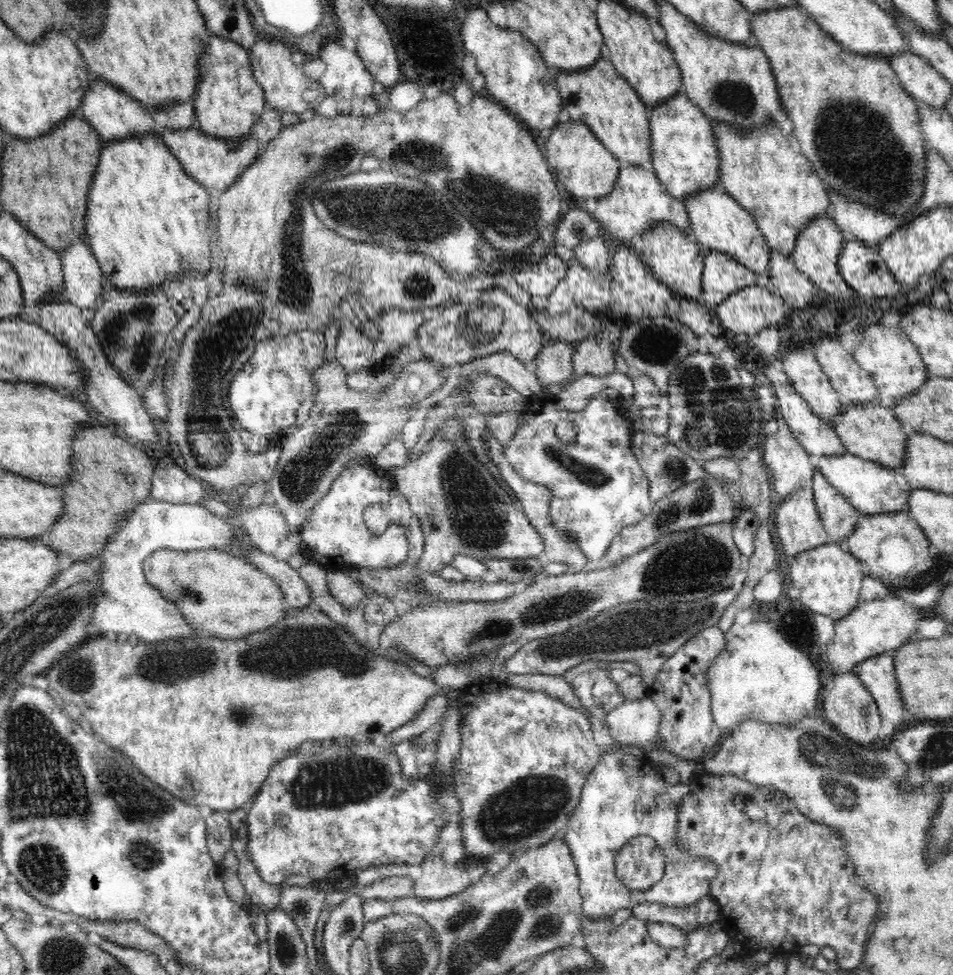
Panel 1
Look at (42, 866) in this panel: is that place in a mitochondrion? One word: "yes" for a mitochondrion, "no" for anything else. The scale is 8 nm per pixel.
yes

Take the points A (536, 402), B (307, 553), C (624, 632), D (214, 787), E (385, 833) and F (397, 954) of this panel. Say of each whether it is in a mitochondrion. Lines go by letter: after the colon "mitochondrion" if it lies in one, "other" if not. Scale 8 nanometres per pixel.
A: other
B: other
C: mitochondrion
D: other
E: other
F: mitochondrion

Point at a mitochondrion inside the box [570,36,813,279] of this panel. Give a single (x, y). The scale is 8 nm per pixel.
(739, 98)

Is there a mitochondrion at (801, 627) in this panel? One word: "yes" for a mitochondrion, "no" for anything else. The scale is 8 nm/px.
no

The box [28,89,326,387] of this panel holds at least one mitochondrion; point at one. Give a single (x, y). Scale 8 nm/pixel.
(130, 326)

